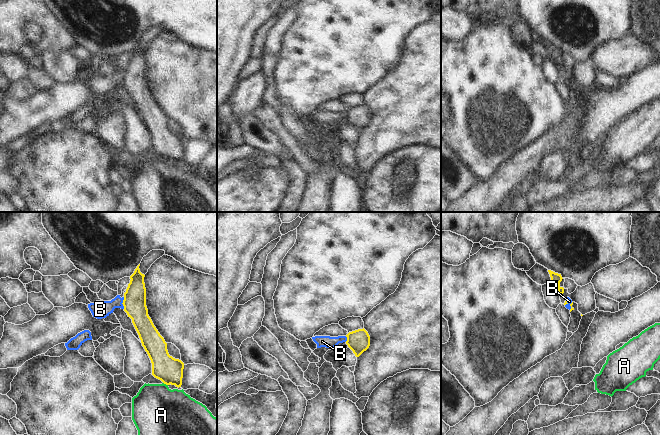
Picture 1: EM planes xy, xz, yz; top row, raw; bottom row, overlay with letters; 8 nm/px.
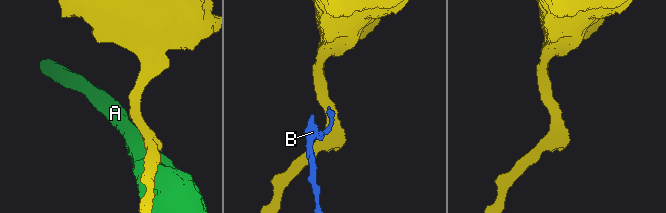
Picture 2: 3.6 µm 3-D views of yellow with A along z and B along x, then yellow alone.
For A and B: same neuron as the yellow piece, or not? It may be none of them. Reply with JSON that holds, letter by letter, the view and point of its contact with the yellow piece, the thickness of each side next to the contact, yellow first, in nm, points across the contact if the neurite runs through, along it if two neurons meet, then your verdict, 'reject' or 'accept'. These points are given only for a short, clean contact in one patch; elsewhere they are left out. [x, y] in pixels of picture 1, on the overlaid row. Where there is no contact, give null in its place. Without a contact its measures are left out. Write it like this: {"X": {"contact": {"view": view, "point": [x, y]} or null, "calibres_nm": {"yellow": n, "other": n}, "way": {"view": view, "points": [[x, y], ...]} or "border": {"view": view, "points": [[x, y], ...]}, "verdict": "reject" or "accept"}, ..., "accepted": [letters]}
{"A": {"contact": {"view": "xy", "point": [165, 383]}, "calibres_nm": {"yellow": 220, "other": 400}, "verdict": "reject"}, "B": {"contact": {"view": "xy", "point": [122, 303]}, "calibres_nm": {"yellow": 180, "other": 140}, "border": {"view": "xy", "points": [[124, 297], [123, 308]]}, "verdict": "reject"}, "accepted": []}

